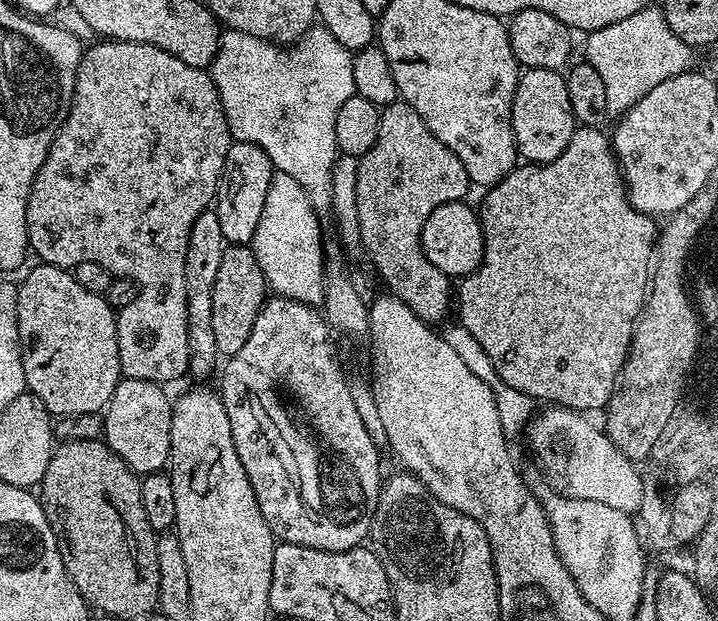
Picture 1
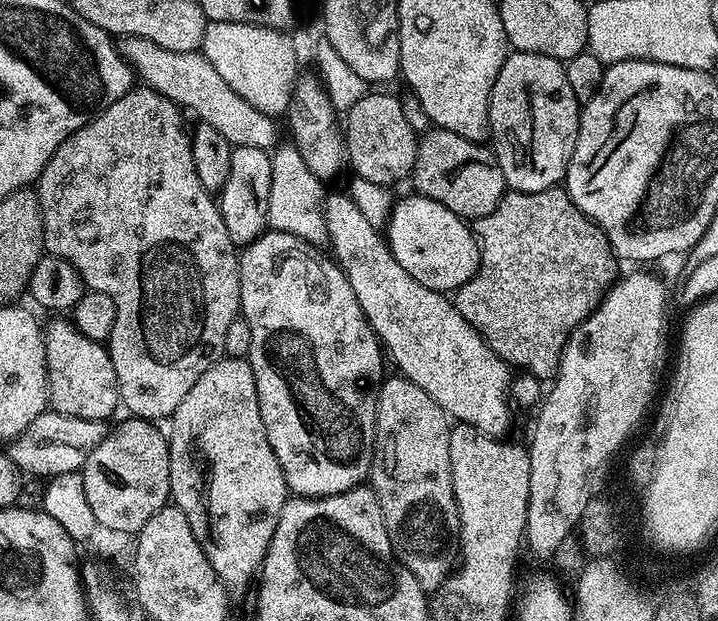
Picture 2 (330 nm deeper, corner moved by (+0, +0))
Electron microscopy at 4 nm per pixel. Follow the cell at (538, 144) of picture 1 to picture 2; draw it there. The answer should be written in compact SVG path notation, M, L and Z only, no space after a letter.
M509 51L502 70L492 86L490 106L488 107L488 130L490 147L496 155L498 166L502 166L504 183L513 192L541 192L555 188L567 177L568 163L578 142L582 101L574 98L570 81L561 61L546 54Z

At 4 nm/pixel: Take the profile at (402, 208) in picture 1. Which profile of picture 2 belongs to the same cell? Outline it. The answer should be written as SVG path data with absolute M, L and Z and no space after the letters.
M433 127L419 137L416 146L416 165L412 167L411 179L416 180L415 191L419 195L430 198L434 202L442 202L446 210L450 210L465 222L475 222L478 218L494 211L506 191L502 166L498 166L496 155L492 153L491 147L475 140L462 138L445 128Z

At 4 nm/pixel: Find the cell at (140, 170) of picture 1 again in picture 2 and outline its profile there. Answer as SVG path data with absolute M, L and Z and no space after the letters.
M147 86L133 87L118 102L97 112L86 126L82 126L46 162L38 181L40 213L44 223L44 247L49 253L74 266L80 275L85 289L110 294L114 298L116 317L114 330L109 334L106 347L110 354L110 362L114 362L114 374L118 378L121 405L129 408L133 417L153 422L167 421L178 410L182 398L190 391L190 386L210 370L225 355L226 330L230 330L230 322L240 315L240 257L237 245L233 244L226 230L226 222L222 222L219 203L213 193L207 192L198 182L198 174L194 170L194 154L189 133L184 132L184 124L180 121L181 109L172 100L167 100Z

